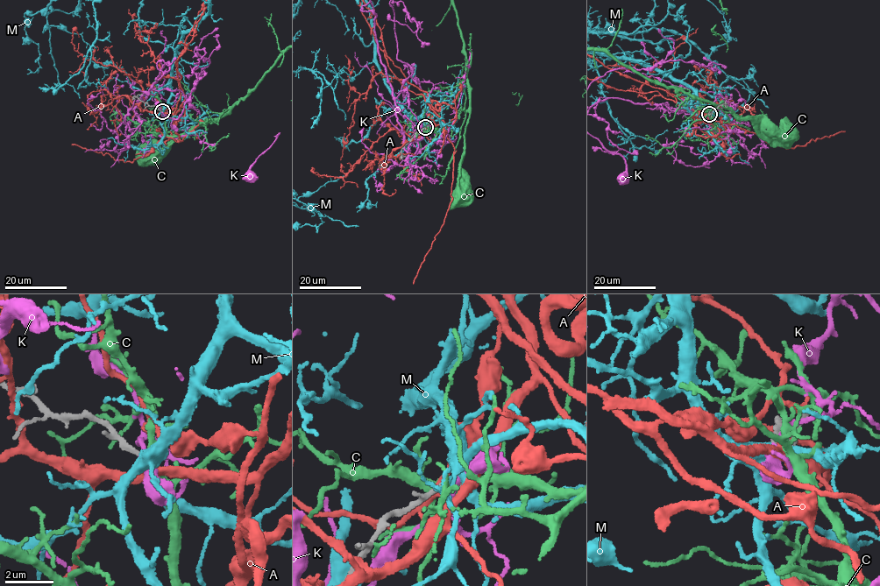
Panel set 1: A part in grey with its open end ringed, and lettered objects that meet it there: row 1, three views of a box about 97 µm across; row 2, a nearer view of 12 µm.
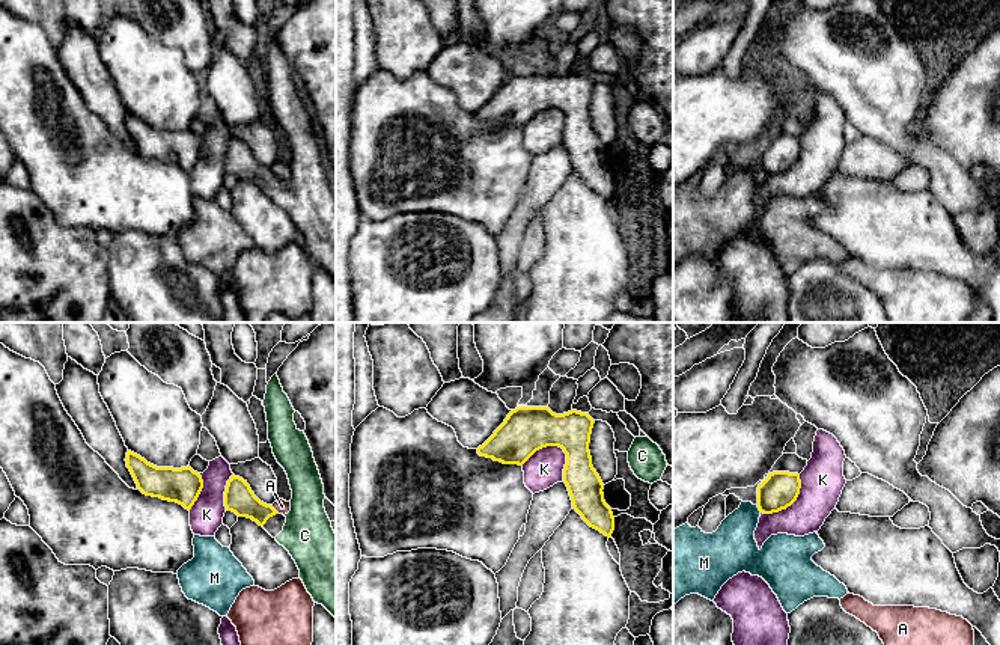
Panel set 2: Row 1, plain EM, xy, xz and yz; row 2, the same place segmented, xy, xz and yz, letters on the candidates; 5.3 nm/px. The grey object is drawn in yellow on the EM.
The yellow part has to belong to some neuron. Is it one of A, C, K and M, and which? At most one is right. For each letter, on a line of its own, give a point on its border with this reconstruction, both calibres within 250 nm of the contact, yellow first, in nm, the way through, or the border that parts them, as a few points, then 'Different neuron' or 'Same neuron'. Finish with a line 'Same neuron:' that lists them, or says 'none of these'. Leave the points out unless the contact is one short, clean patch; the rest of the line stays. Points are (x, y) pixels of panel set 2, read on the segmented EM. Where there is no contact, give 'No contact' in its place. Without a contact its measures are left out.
A: Touches yellow at xy (274, 510). Thickness 160 nm (yellow) against 80 nm. Boundary: xy (271, 507), (279, 513). Different neuron
C: No contact. Same neuron
K: Touches yellow at xz (544, 446). Thickness 260 nm (yellow) against 200 nm. Boundary: xz (567, 454), (557, 446), (542, 446), (521, 464). Different neuron
M: Touches yellow at yz (758, 507). Thickness 190 nm (yellow) against 240 nm. Boundary: yz (756, 505), (761, 511). Different neuron
Same neuron: C

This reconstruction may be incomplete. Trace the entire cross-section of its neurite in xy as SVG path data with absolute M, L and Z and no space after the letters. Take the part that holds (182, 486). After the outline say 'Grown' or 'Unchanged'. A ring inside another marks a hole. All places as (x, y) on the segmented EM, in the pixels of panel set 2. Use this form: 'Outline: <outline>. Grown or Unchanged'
Outline: M131 451L127 452L125 461L143 494L176 502L188 511L203 488L200 473L190 466L181 469L157 467Z. Unchanged

